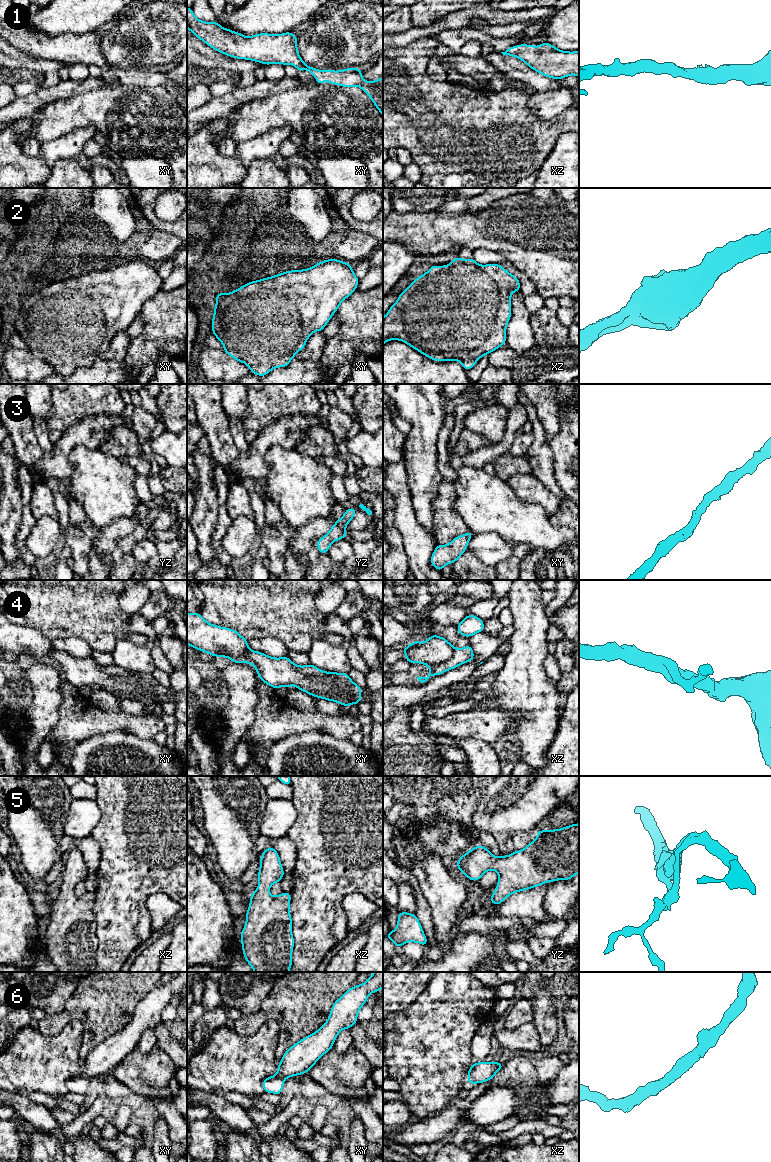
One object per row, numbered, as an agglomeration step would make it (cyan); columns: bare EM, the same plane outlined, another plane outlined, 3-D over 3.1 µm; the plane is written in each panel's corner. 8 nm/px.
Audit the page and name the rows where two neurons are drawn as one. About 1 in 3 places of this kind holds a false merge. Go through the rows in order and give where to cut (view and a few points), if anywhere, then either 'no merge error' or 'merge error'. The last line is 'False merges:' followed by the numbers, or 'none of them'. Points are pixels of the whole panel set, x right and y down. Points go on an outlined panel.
1: cut none; no merge error
2: cut none; no merge error
3: cut none; no merge error
4: cut xz (454, 648), (454, 653), (450, 658), (430, 668); merge error
5: cut none; no merge error
6: cut none; no merge error
False merges: 4

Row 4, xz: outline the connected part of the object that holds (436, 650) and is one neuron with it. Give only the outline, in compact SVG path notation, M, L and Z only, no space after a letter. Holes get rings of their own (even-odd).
M430 635L427 641L421 643L417 640L402 650L409 663L417 662L430 668L446 662L454 654L451 643L438 635Z

